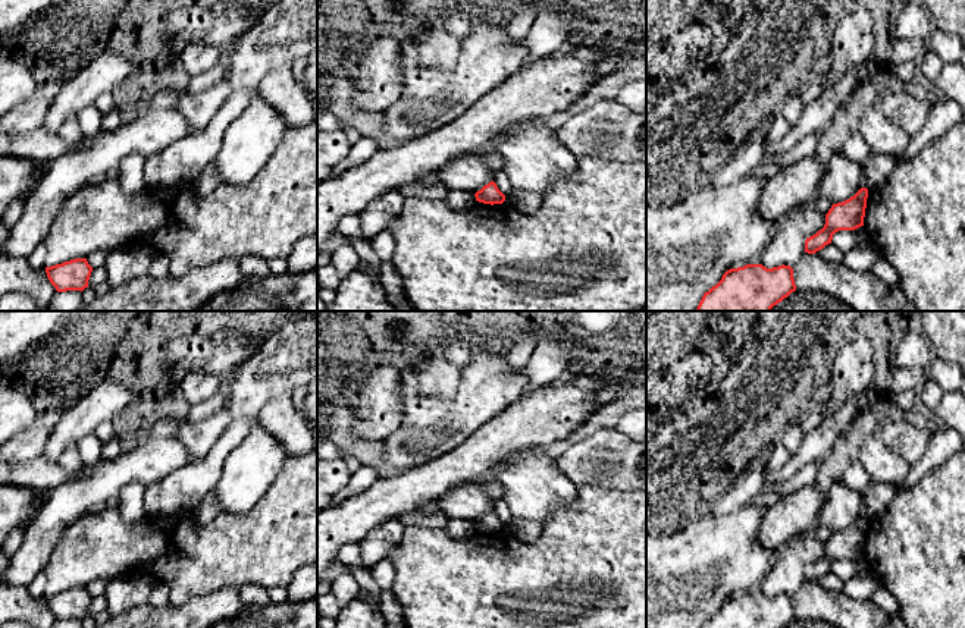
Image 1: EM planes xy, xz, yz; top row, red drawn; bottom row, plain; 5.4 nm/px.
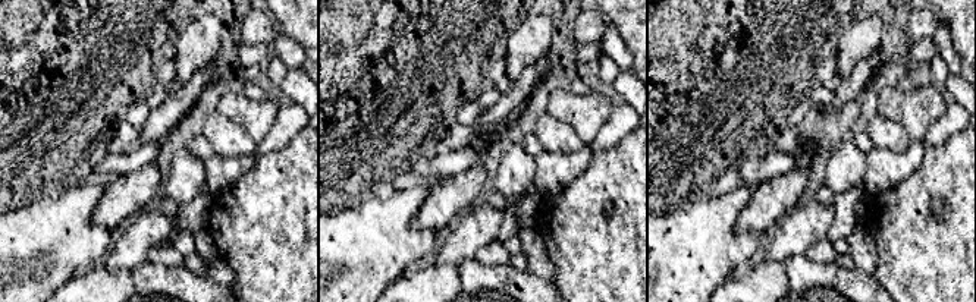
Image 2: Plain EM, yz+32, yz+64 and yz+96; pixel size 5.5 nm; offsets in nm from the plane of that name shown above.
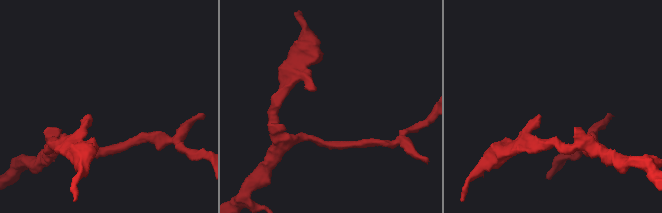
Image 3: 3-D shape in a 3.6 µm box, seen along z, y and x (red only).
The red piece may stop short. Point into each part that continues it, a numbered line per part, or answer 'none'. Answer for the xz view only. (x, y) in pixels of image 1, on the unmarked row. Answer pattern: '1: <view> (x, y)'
none

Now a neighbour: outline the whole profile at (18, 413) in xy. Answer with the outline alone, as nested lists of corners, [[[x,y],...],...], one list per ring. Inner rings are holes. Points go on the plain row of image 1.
[[[0,386],[0,446],[31,427],[37,415],[38,411],[22,389]]]

